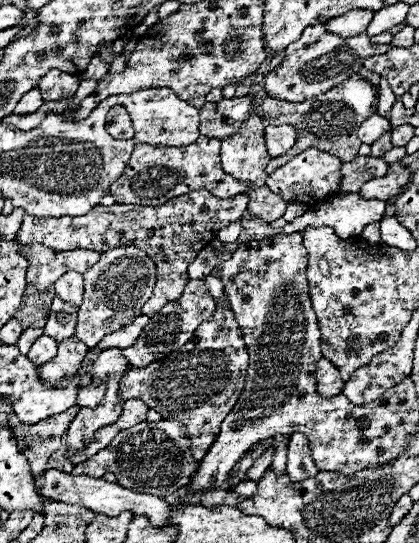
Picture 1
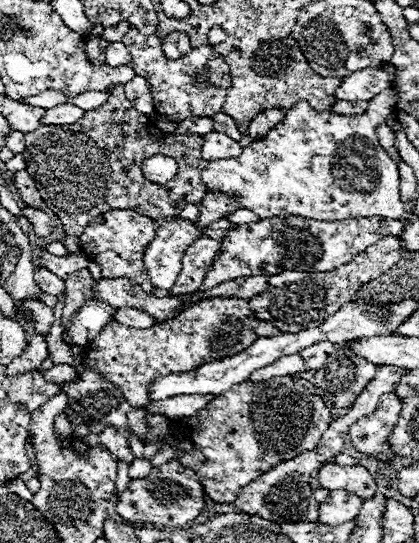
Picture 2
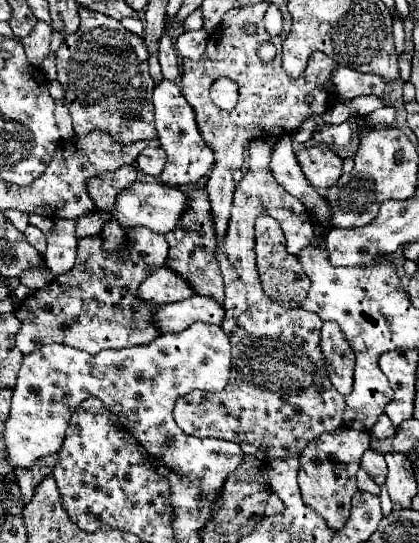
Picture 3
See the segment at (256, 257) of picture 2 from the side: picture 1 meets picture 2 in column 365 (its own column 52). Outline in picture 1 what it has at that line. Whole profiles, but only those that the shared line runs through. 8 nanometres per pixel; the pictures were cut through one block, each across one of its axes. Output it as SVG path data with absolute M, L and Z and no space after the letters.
M196 190L180 198L172 198L160 206L142 206L142 204L98 204L84 216L62 216L62 218L36 218L24 216L24 222L16 234L22 246L42 244L52 250L96 250L104 252L118 248L122 244L134 244L148 252L156 262L158 280L154 286L152 298L142 306L142 314L154 316L162 310L164 304L178 300L184 286L188 284L188 266L198 256L198 252L216 238L216 232L230 222L238 222L248 206L248 196L238 194L232 198L216 198L206 190Z

